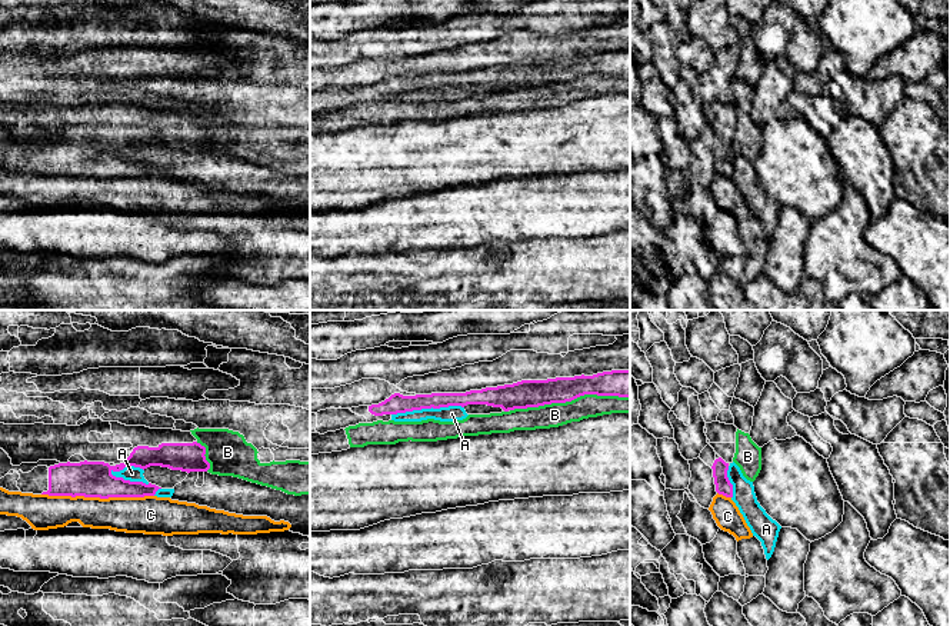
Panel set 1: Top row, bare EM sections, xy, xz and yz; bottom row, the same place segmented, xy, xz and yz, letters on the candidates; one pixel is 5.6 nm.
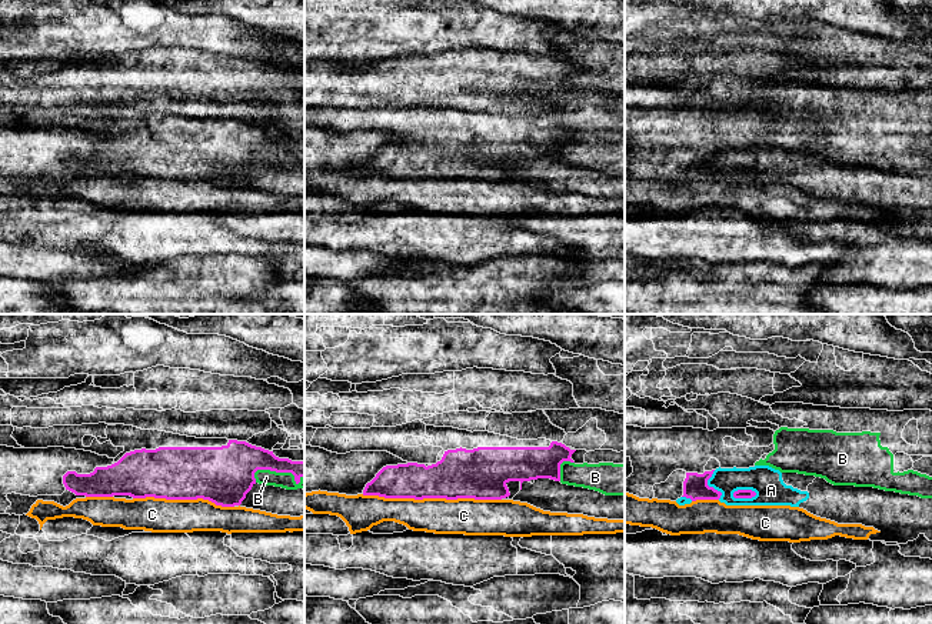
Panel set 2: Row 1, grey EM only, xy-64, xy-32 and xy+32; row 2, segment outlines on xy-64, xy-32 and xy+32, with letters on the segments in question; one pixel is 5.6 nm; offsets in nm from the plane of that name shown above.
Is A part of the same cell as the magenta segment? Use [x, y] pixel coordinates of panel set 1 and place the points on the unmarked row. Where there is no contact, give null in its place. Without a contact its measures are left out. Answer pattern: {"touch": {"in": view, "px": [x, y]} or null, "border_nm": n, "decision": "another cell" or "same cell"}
{"touch": {"in": "xy", "px": [129, 160]}, "border_nm": 240, "decision": "another cell"}

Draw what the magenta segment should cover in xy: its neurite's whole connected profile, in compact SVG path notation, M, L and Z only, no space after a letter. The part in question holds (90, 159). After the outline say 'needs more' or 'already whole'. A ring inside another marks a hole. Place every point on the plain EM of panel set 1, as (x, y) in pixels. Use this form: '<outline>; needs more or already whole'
M89 99L80 106L67 104L4 104L0 103L0 129L11 139L13 146L57 140L54 146L37 146L29 153L10 150L0 159L0 167L9 172L21 172L49 176L84 177L144 177L154 176L161 167L143 162L130 162L111 153L127 146L147 149L150 146L169 147L181 151L207 151L206 127L191 111L173 109L150 109L146 106L126 106L119 101Z; needs more

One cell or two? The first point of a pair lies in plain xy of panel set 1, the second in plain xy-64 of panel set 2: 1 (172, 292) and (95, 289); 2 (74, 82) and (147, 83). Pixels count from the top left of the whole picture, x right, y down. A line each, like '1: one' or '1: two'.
1: one
2: one

